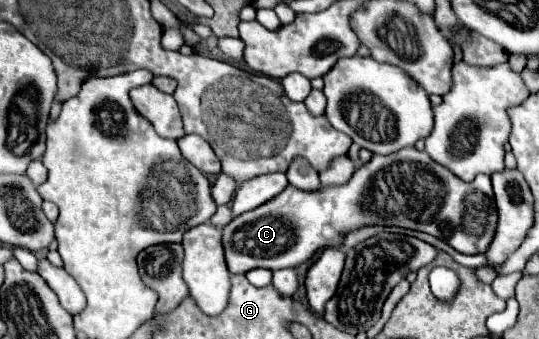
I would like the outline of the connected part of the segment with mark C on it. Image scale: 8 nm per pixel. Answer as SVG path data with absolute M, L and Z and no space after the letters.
M403 148L389 156L373 156L371 162L355 170L351 180L343 186L329 186L321 188L319 192L301 192L293 186L287 186L287 190L279 194L279 198L273 198L271 202L265 202L263 206L251 212L233 218L223 228L221 242L225 250L225 262L231 274L245 274L253 268L279 270L307 262L321 248L339 246L347 230L365 224L421 230L447 242L461 254L487 252L497 230L497 208L493 206L491 178L479 174L473 182L463 182L455 178L449 170L443 170L443 166L439 166L437 162L431 162L425 152L419 152L415 148Z

